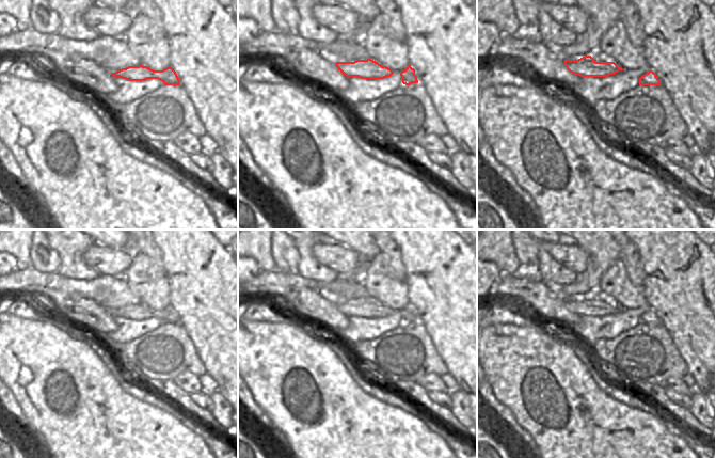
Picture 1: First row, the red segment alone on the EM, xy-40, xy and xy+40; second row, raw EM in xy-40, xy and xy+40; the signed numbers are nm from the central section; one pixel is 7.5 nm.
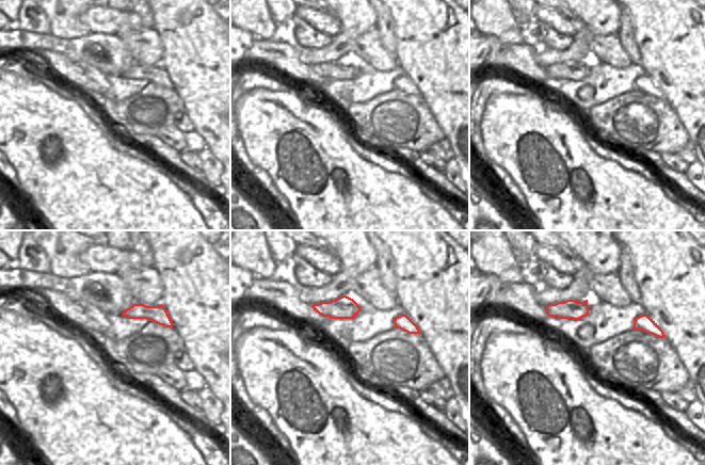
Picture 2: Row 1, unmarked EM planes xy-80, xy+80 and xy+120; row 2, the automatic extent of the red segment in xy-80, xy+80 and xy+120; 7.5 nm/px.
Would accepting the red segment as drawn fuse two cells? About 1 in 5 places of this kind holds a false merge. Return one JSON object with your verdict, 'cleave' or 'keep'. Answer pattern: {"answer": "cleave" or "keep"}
{"answer": "cleave"}

